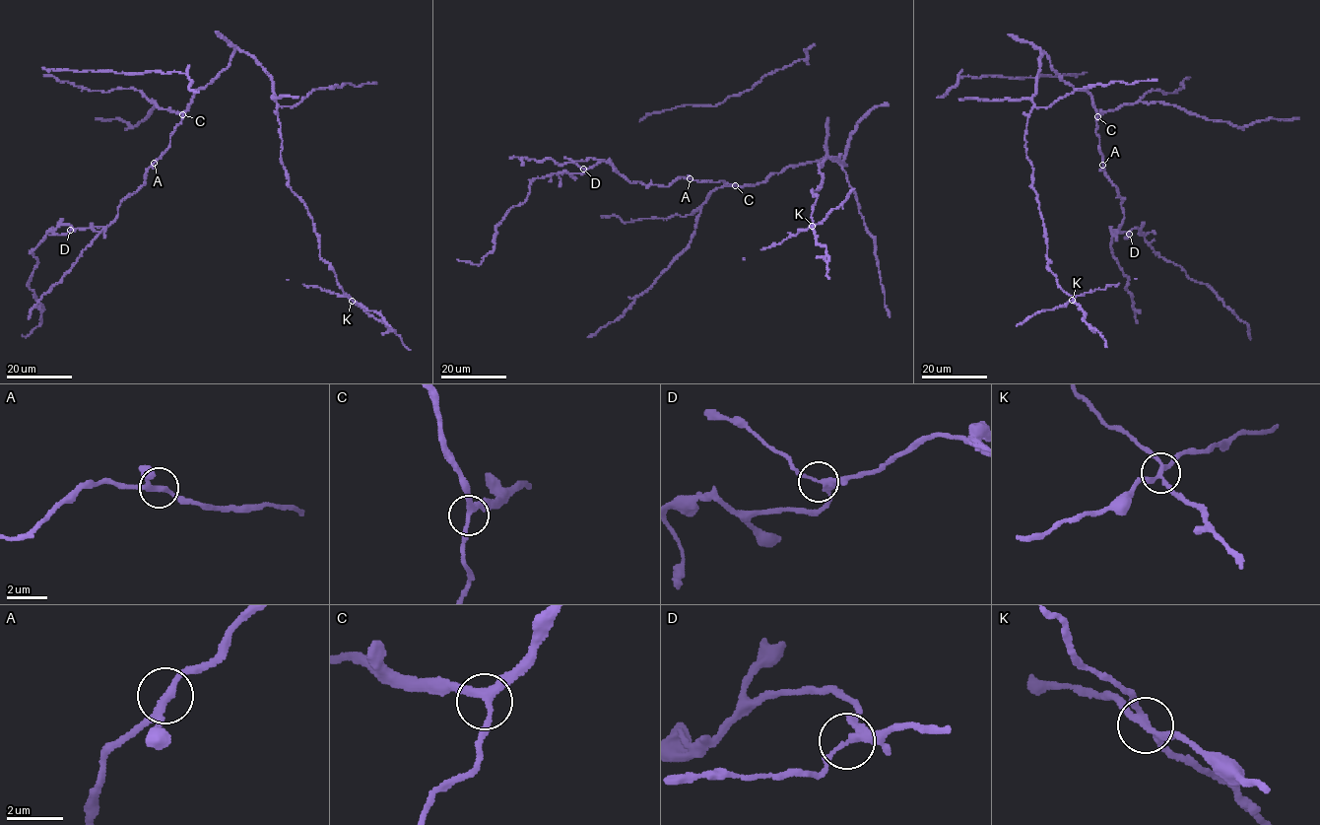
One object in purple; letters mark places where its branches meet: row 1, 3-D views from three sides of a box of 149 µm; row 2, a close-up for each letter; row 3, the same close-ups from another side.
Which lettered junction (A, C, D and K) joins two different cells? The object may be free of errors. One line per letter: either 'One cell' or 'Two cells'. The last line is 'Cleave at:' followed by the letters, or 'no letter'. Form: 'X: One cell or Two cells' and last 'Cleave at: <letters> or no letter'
A: One cell
C: One cell
D: One cell
K: Two cells
Cleave at: K

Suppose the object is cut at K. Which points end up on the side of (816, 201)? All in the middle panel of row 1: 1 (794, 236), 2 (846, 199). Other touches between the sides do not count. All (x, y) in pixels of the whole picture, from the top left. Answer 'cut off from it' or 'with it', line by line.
1: cut off from it
2: cut off from it

